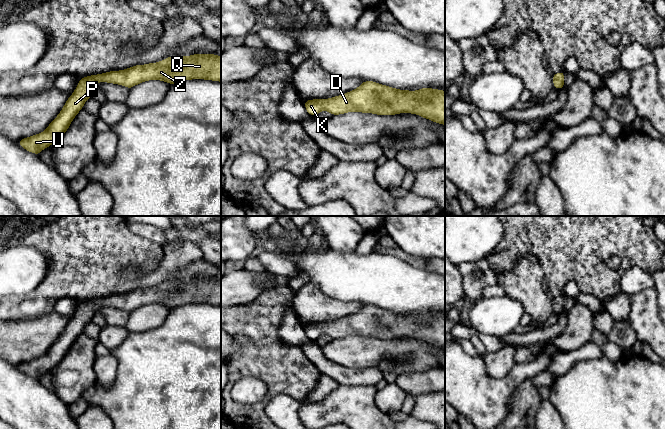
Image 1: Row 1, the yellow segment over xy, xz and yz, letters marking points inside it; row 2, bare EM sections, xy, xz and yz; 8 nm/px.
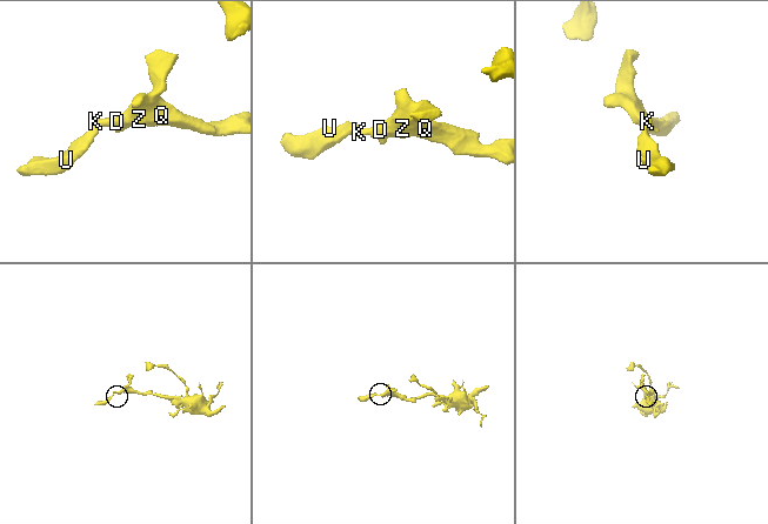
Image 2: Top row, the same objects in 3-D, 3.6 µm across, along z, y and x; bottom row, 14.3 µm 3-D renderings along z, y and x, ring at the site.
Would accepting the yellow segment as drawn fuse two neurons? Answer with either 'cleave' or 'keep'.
keep

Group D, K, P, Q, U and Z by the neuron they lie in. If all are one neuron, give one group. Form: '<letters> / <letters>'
D K P Q U Z

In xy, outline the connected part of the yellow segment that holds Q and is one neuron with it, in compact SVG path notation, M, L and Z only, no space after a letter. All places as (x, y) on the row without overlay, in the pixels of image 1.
M215 278L170 280L157 287L135 289L120 295L82 301L47 353L28 362L22 362L18 367L27 375L40 379L43 373L54 368L68 354L72 344L83 333L84 327L91 322L98 306L118 308L130 313L137 308L154 303L170 309L192 303L221 306L221 280Z

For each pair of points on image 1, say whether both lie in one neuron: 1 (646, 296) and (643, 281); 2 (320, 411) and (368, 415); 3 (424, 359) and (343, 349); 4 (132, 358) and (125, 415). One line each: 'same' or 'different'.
1: different
2: same
3: same
4: same

